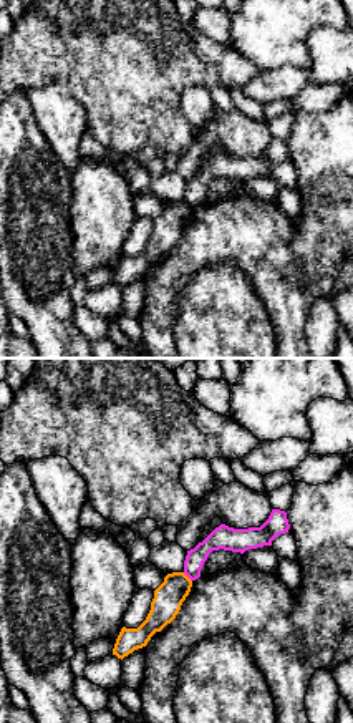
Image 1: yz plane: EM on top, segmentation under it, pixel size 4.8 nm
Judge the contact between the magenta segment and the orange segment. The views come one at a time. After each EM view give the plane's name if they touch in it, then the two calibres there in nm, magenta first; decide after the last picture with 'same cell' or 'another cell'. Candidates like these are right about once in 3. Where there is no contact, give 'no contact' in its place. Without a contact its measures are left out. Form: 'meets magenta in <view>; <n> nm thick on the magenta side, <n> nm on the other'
meets magenta in yz; 110 nm thick on the magenta side, 140 nm on the other

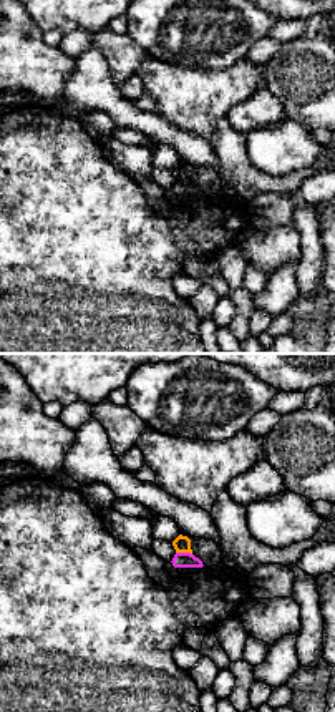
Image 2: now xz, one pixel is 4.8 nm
meets magenta in xz; 80 nm thick on the magenta side, 80 nm on the other

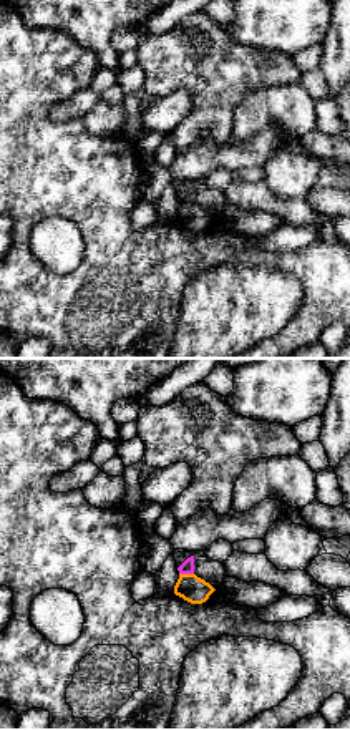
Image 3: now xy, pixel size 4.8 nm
meets magenta in xy; 60 nm thick on the magenta side, 130 nm on the other

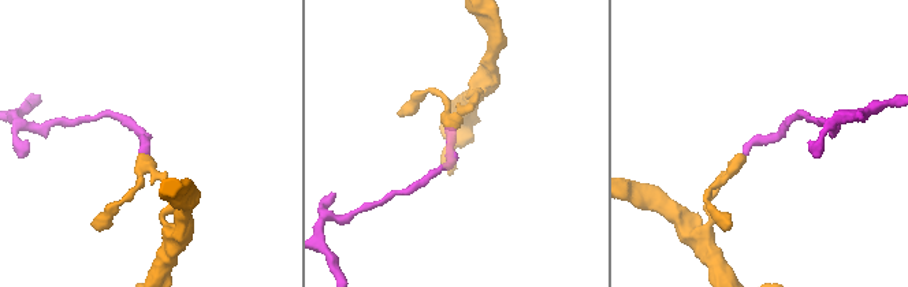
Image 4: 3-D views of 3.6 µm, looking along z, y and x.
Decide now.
another cell

